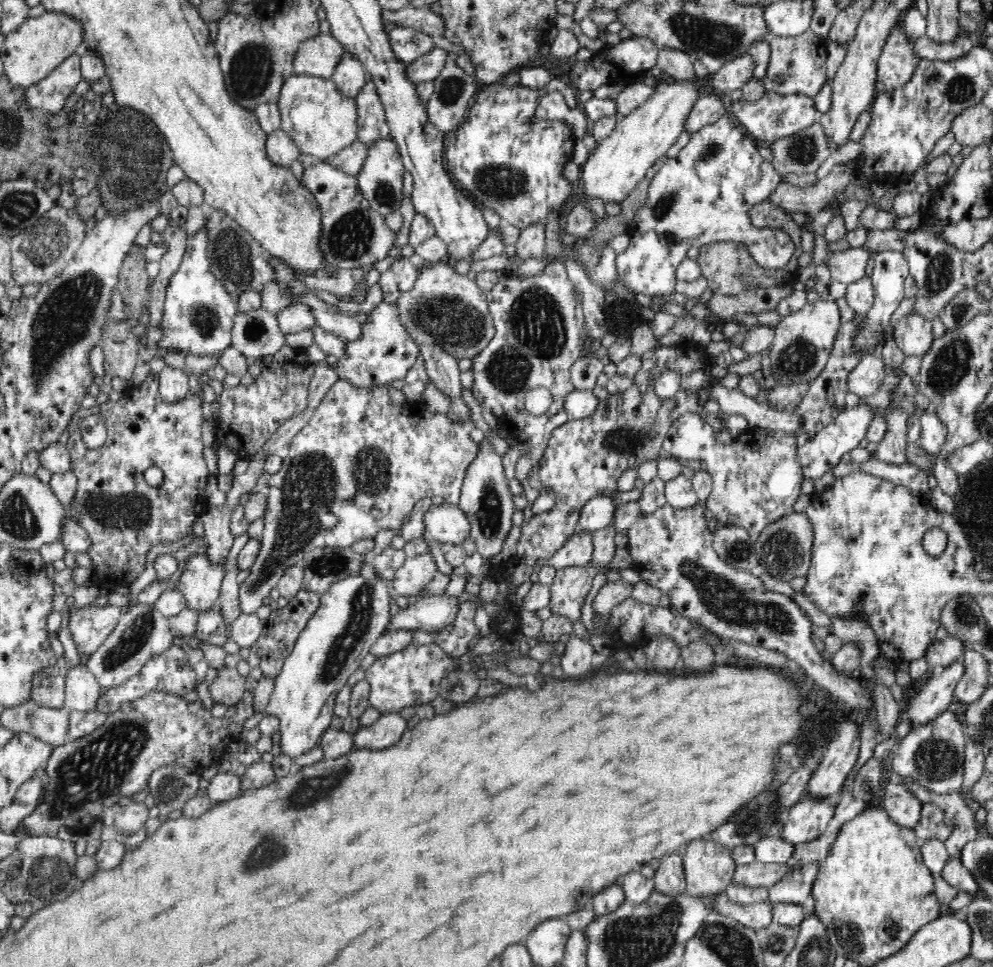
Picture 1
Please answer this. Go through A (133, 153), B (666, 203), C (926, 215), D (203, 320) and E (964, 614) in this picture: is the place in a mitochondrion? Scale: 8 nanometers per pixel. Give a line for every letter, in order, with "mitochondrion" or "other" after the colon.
A: mitochondrion
B: mitochondrion
C: other
D: mitochondrion
E: mitochondrion

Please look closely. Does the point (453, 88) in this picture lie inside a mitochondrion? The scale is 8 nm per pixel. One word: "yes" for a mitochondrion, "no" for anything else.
yes

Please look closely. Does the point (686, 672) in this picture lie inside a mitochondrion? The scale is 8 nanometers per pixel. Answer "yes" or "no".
no

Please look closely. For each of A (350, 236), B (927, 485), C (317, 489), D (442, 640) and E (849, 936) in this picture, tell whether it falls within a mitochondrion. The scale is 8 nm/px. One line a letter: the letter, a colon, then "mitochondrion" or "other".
A: mitochondrion
B: other
C: mitochondrion
D: other
E: mitochondrion

